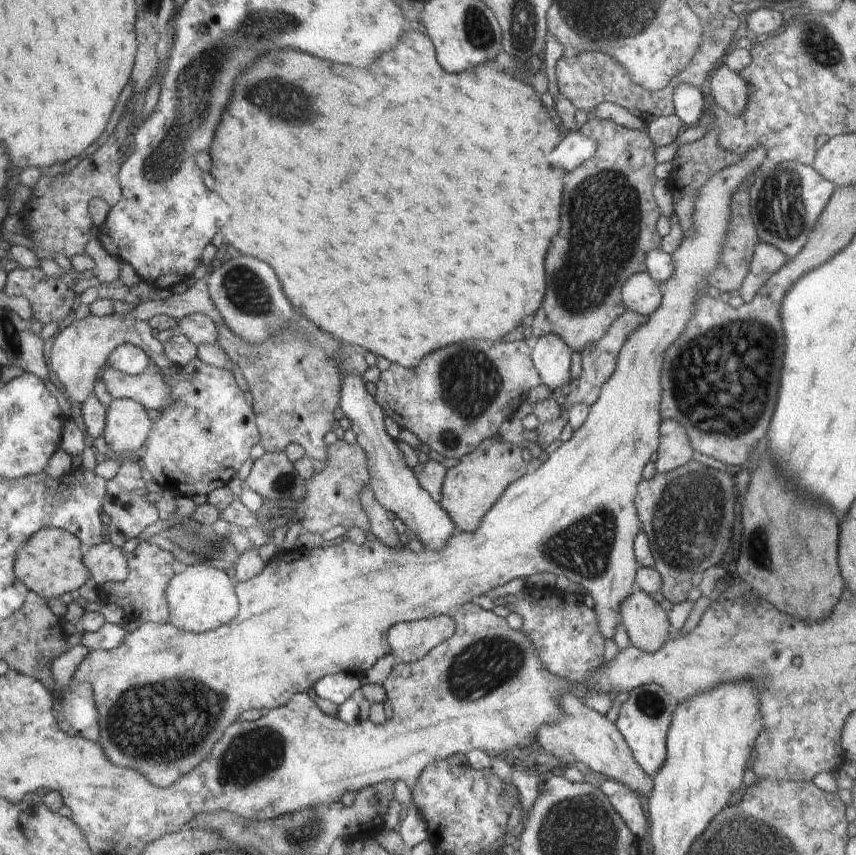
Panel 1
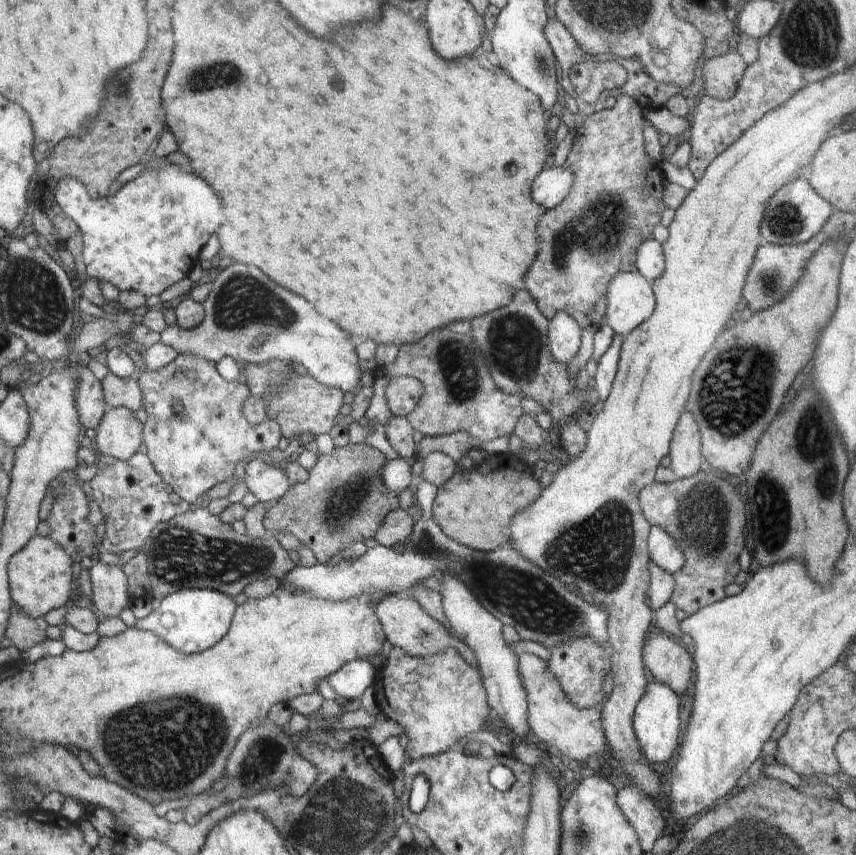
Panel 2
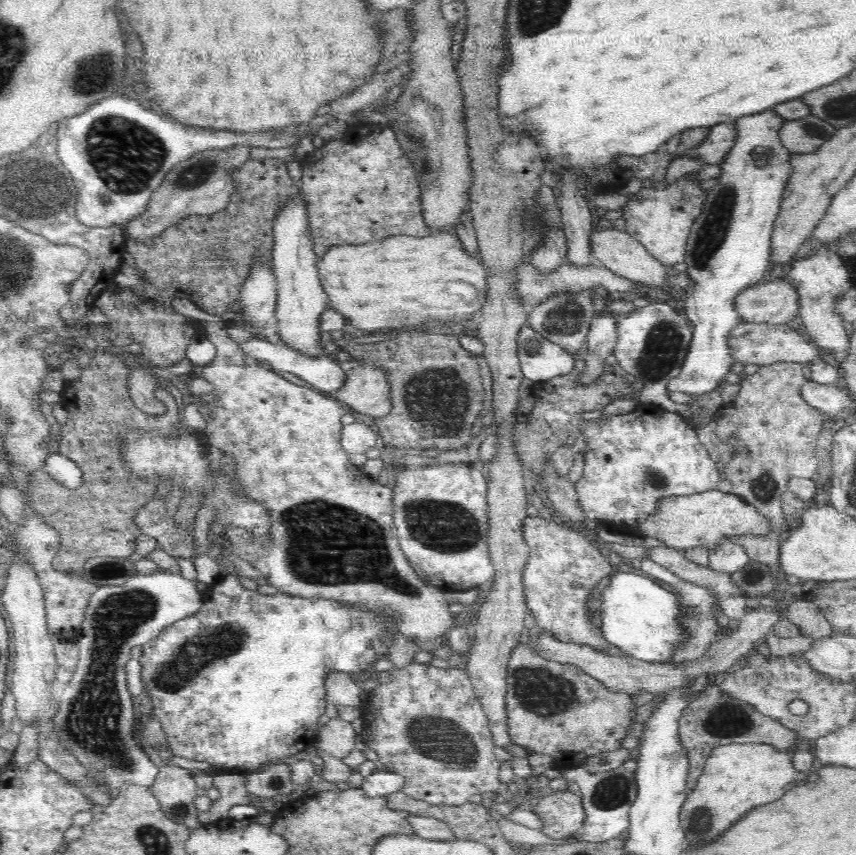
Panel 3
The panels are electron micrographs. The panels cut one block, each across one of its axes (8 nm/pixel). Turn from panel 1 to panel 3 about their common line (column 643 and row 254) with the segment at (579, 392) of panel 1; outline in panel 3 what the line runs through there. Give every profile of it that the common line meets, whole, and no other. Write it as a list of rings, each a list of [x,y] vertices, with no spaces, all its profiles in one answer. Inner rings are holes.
[[[351,123],[345,130],[343,136],[339,139],[331,140],[329,142],[323,142],[321,148],[317,148],[308,154],[301,161],[302,176],[299,181],[300,193],[303,196],[303,200],[307,203],[307,212],[309,212],[309,227],[313,238],[313,251],[316,253],[318,259],[322,258],[329,247],[344,246],[344,245],[357,245],[369,242],[374,242],[389,236],[408,235],[415,237],[427,237],[430,236],[430,229],[426,227],[424,223],[424,217],[422,217],[422,203],[420,203],[420,183],[418,183],[418,177],[416,177],[416,171],[412,167],[412,163],[405,159],[404,149],[398,146],[396,140],[396,134],[388,126],[382,126],[379,124],[353,124]]]

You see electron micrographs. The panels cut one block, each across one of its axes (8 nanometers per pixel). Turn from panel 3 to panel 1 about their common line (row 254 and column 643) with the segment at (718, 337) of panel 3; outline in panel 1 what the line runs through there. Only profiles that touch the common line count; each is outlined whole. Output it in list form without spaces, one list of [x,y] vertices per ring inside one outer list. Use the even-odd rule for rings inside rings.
[[[645,684],[630,691],[630,696],[620,708],[617,729],[632,751],[633,757],[648,776],[653,776],[662,768],[667,757],[667,734],[677,698],[666,692],[659,684]]]

